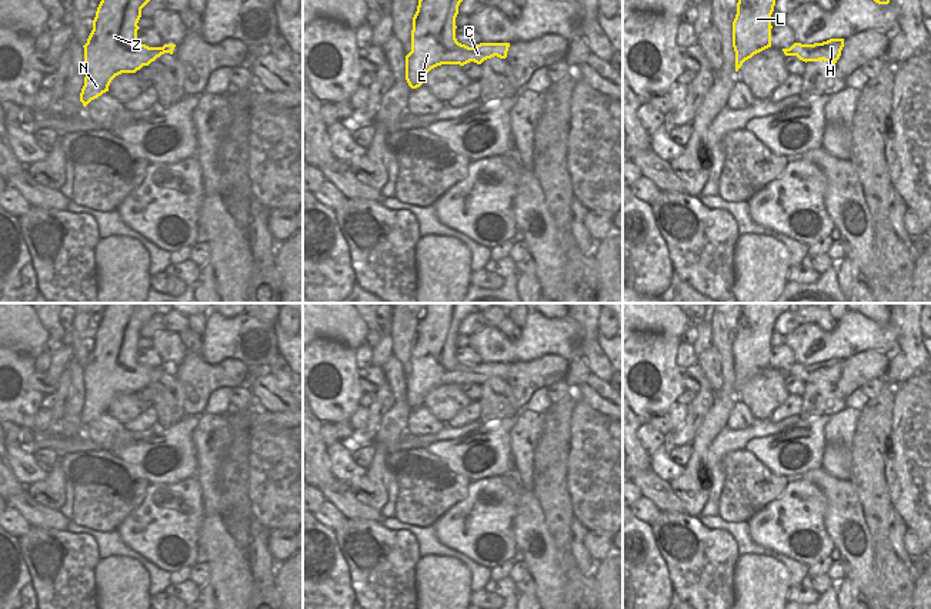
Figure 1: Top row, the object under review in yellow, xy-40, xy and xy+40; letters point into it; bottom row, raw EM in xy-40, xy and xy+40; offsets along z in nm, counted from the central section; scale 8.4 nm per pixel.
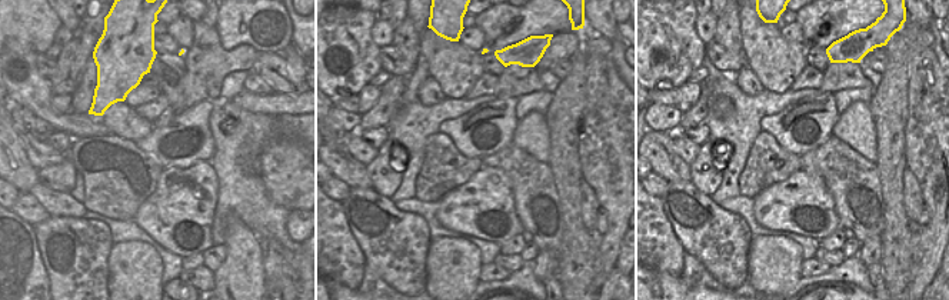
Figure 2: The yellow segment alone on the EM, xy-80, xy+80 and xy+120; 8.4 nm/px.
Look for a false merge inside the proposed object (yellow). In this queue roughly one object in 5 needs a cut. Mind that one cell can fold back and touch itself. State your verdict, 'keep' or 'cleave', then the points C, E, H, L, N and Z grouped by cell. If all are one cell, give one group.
keep | C E H L N Z

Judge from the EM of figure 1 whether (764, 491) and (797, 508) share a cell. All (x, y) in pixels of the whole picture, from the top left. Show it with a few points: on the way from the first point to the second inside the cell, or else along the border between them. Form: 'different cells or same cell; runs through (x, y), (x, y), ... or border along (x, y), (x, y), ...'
different cells; border along (788, 481), (780, 495), (750, 516)

